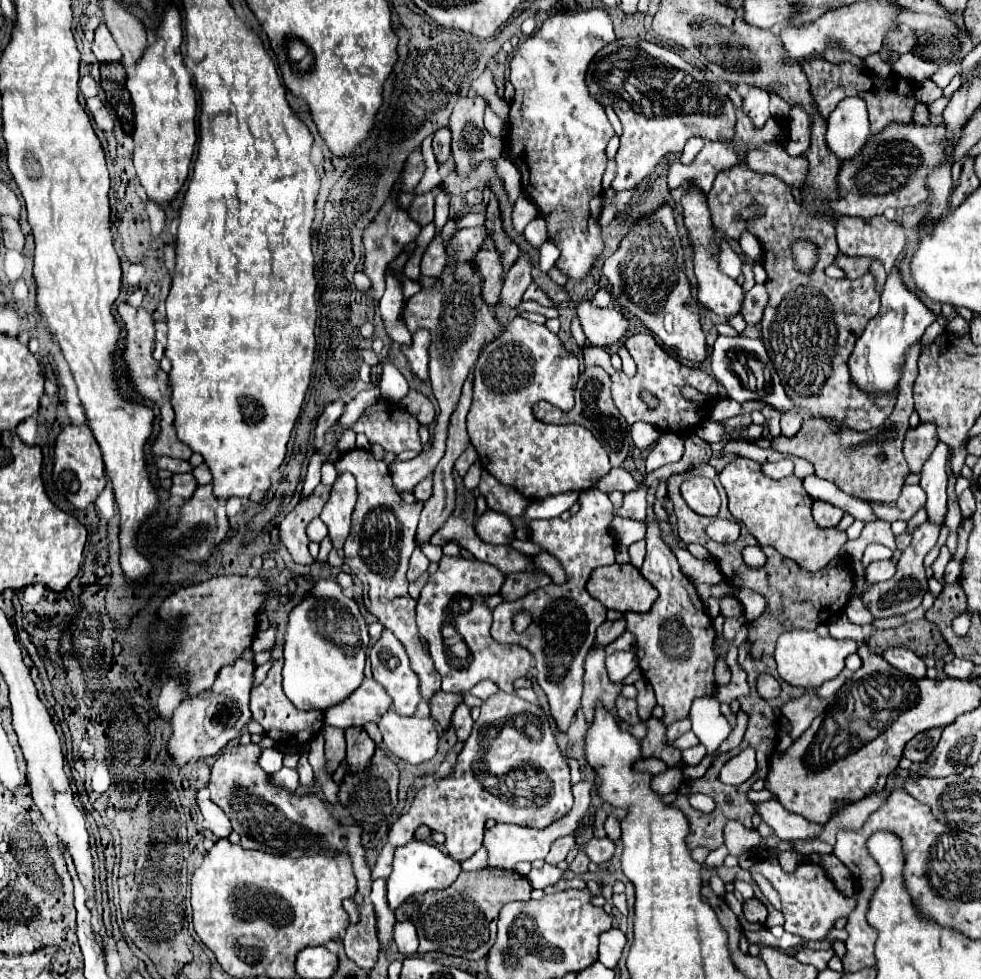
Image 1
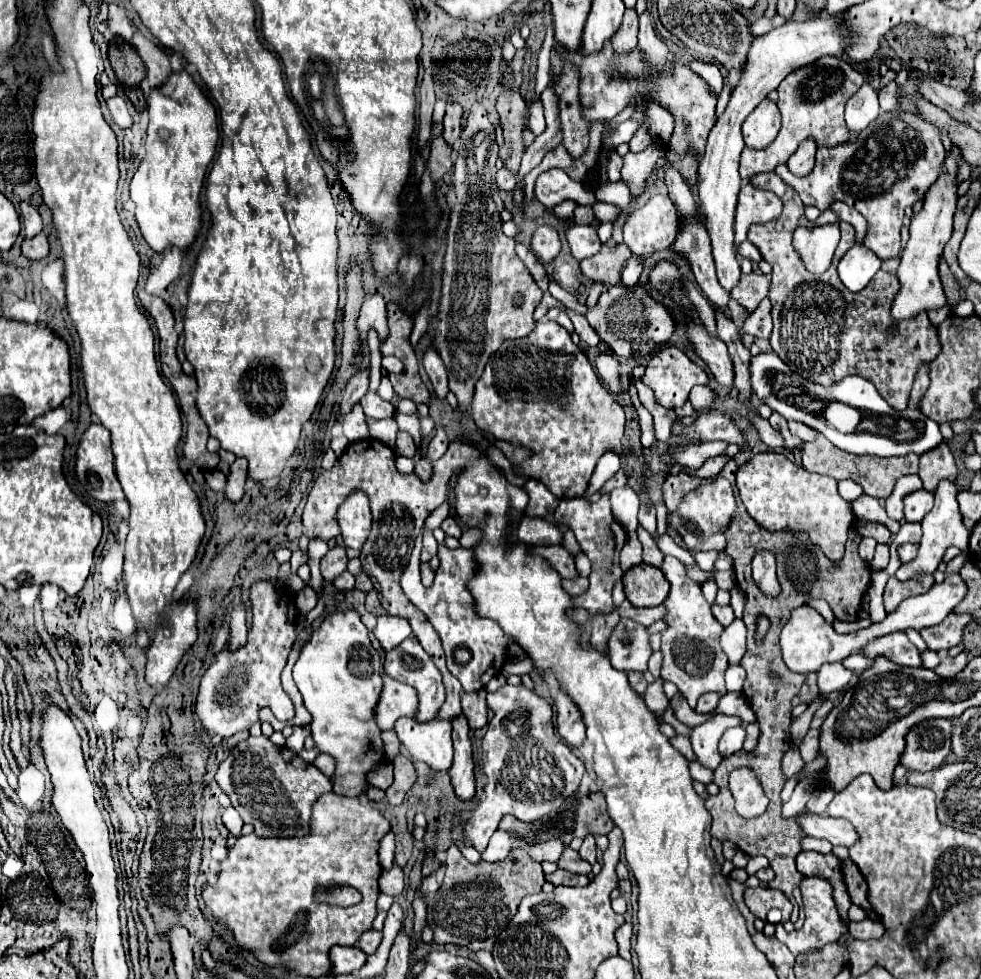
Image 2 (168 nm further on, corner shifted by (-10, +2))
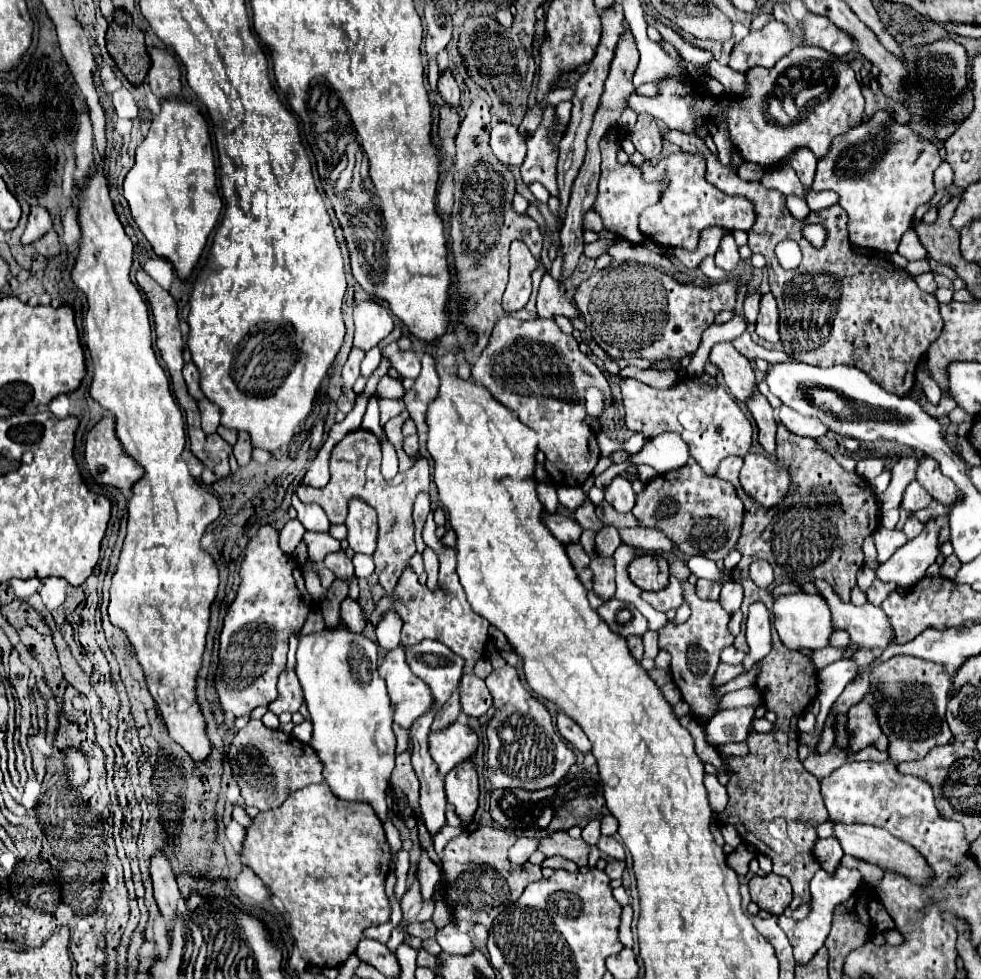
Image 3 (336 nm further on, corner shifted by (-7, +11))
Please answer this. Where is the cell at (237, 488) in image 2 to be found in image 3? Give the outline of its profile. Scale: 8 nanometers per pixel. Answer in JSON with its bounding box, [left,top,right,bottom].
[233,432,253,466]

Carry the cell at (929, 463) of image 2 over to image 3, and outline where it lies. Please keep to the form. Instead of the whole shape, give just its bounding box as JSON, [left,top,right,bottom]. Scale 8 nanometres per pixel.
[917,456,959,506]

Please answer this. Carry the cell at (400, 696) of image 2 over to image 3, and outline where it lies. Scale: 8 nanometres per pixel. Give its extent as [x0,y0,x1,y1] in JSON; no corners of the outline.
[379,646,435,730]

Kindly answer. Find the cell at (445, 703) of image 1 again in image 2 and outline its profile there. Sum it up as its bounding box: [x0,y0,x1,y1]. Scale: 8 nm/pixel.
[450,715,474,799]

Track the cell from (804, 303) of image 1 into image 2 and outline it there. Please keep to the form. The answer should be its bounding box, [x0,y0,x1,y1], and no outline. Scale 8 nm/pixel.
[748,171,940,411]

